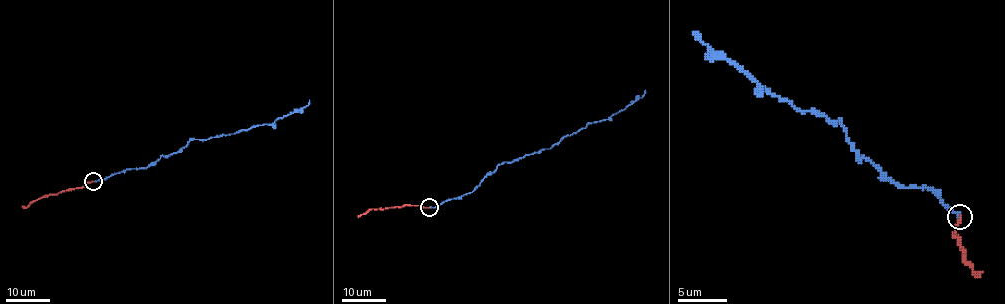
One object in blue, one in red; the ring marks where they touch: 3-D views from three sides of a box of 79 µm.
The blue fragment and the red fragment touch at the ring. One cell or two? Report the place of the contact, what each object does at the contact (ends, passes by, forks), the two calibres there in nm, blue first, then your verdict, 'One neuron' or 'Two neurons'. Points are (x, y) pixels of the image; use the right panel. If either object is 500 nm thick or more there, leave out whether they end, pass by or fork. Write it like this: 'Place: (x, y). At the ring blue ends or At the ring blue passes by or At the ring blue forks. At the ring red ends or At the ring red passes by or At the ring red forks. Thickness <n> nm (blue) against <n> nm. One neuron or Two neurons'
Place: (959, 217). At the ring blue ends. At the ring red ends. Thickness 140 nm (blue) against 240 nm. One neuron

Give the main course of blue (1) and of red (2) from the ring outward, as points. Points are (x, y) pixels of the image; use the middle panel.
1: (430, 207), (470, 193), (498, 165), (550, 149), (589, 124), (608, 119), (637, 101), (645, 90)
2: (430, 207), (405, 205), (369, 208), (358, 217)

